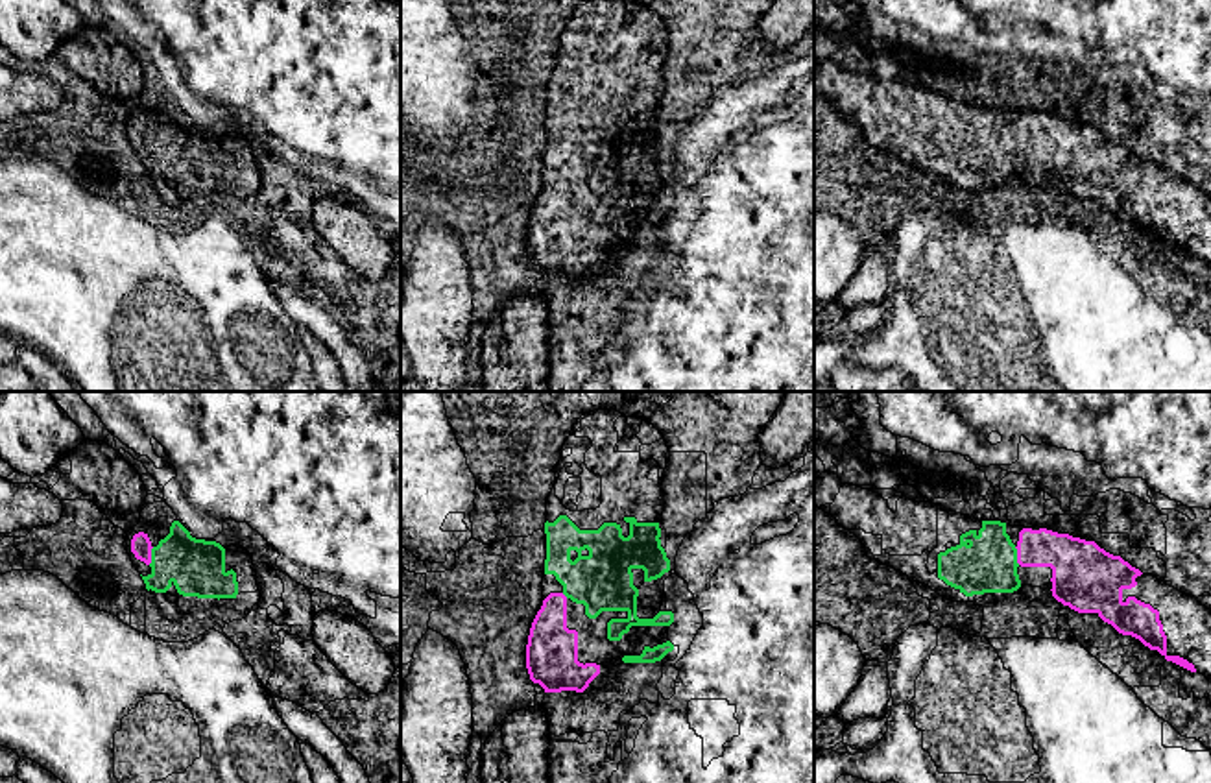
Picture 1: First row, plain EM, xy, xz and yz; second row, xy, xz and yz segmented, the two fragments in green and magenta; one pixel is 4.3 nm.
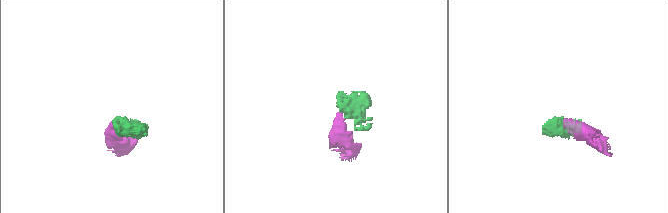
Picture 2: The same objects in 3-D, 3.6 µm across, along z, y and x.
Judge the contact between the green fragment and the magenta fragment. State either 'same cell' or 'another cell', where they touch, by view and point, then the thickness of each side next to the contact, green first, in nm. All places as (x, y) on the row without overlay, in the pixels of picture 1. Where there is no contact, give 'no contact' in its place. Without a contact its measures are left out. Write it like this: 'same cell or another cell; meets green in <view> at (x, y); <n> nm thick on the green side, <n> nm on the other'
same cell; meets green in xy at (152, 143); 240 nm thick on the green side, 90 nm on the other

